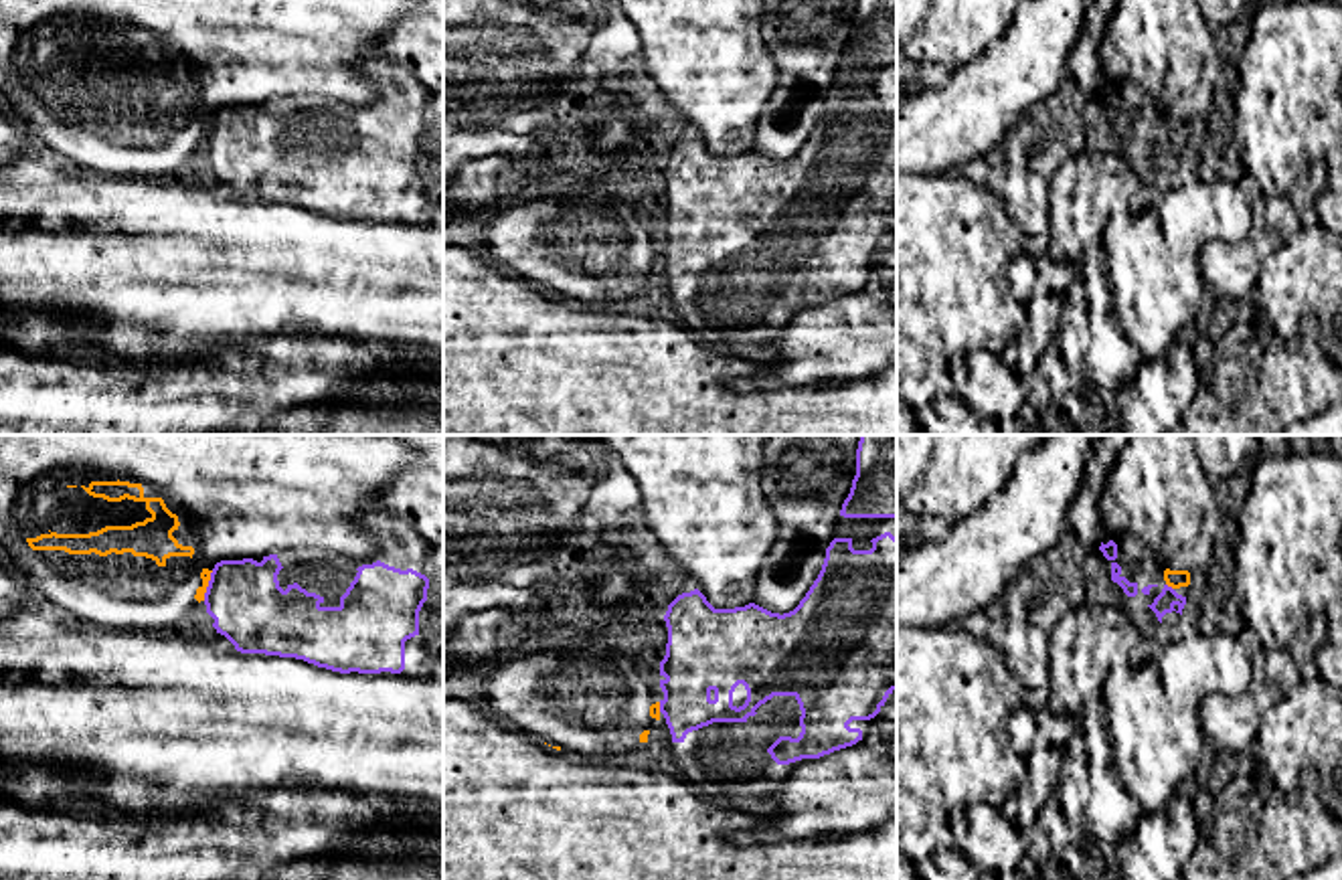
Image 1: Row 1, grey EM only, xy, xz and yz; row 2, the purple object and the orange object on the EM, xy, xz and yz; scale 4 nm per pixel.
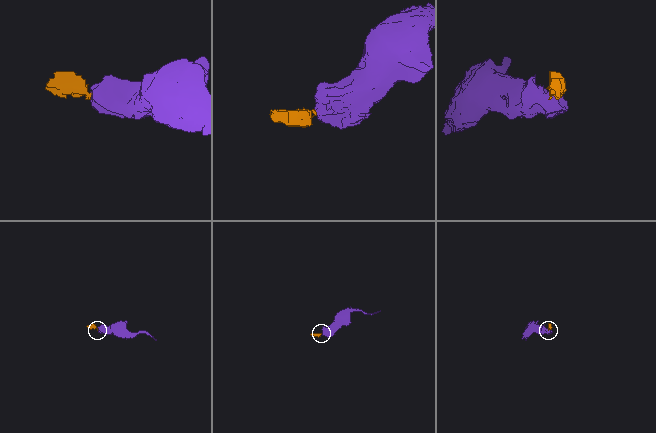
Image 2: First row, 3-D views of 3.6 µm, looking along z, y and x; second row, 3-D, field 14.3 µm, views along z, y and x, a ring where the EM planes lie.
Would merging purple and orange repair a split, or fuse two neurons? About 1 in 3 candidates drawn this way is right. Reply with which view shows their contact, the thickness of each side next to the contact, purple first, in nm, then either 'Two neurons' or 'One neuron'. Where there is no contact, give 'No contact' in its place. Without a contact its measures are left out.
Touches purple in xy. Thickness 300 nm (purple) against 50 nm. Two neurons

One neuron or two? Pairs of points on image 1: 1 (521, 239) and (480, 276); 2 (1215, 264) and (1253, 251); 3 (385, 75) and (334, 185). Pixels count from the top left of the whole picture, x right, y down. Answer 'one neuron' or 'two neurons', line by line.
1: two neurons
2: one neuron
3: one neuron

